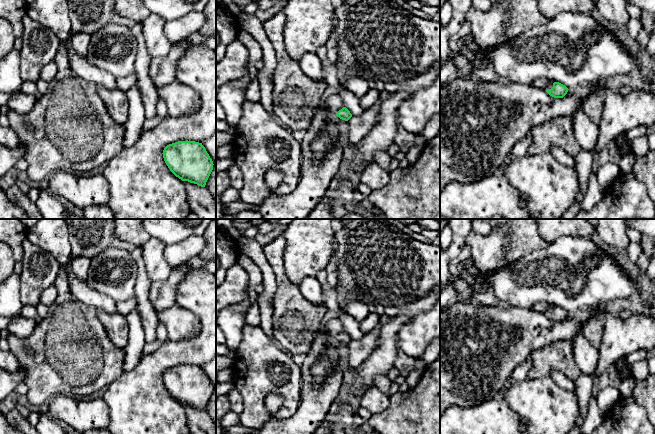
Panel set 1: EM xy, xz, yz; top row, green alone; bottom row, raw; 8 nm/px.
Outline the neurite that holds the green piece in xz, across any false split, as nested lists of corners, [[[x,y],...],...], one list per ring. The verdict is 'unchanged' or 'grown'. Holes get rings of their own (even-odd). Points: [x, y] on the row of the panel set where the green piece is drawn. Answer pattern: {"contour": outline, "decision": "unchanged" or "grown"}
{"contour": [[[336,91],[326,92],[322,96],[319,106],[321,104],[324,104],[327,107],[327,110],[331,115],[336,115],[342,120],[348,121],[352,117],[352,114],[344,106],[340,95]]], "decision": "grown"}

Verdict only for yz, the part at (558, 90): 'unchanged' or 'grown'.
grown

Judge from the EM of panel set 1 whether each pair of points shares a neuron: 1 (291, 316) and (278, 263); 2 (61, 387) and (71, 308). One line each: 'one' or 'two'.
1: one
2: one

